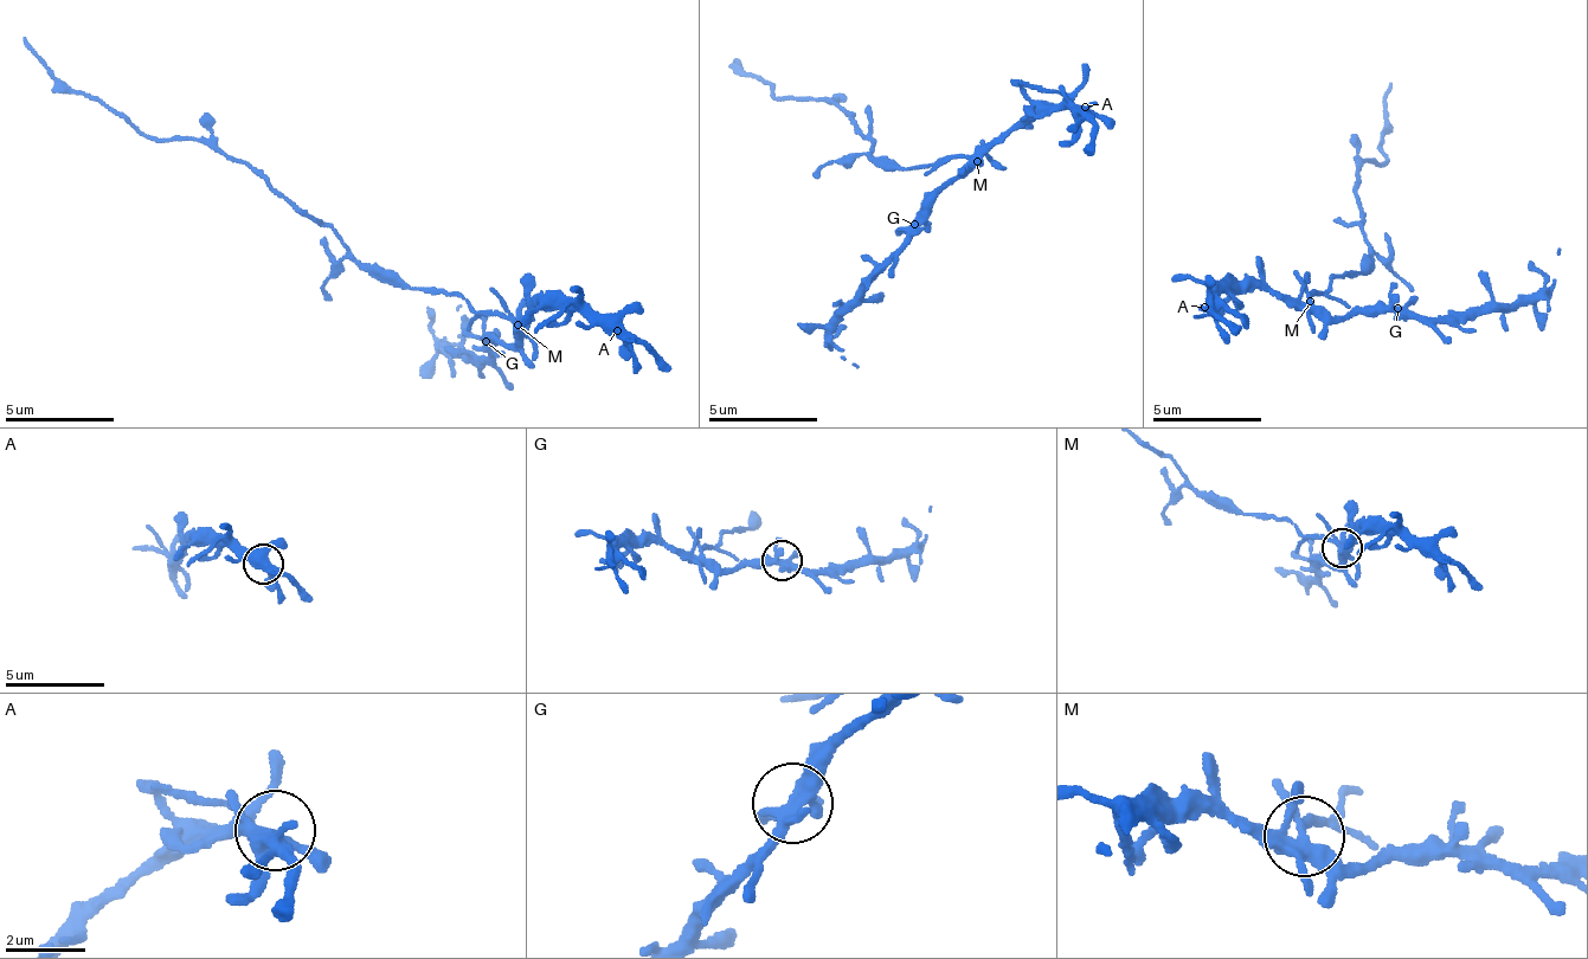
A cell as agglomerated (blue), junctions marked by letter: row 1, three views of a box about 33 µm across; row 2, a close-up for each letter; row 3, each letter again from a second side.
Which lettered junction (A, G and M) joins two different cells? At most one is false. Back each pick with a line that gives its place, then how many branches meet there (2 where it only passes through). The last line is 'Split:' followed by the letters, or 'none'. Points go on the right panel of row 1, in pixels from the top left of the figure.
M: place (1310, 301); branches 6
Split: M

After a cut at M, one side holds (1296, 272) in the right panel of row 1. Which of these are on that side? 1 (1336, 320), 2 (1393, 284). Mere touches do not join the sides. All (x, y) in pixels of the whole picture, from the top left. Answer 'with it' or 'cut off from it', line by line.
1: cut off from it
2: cut off from it

